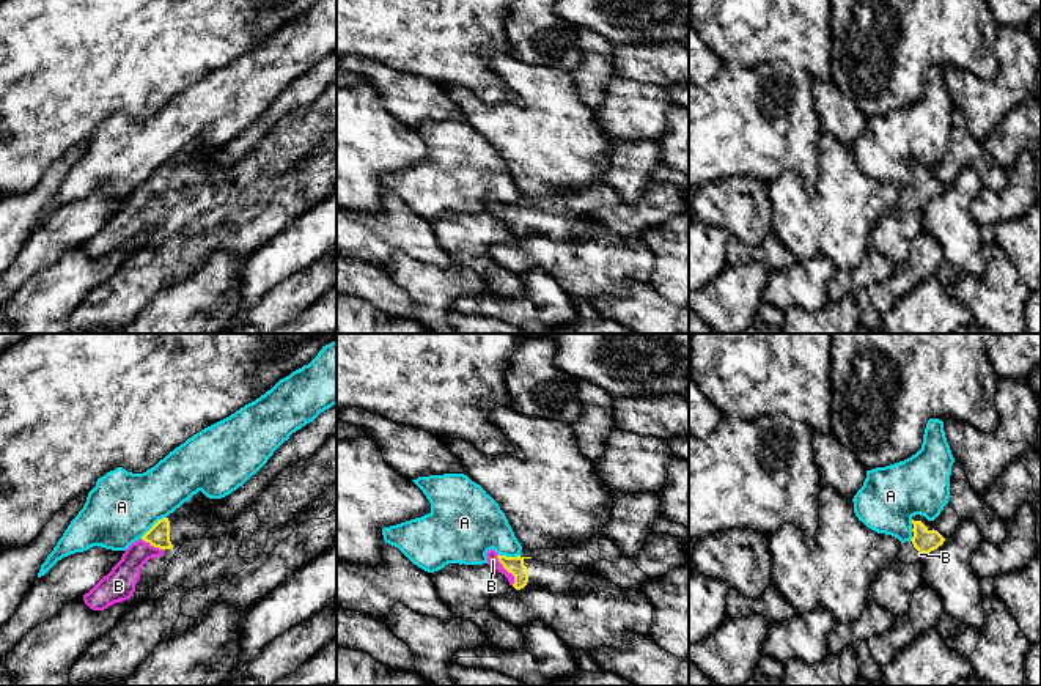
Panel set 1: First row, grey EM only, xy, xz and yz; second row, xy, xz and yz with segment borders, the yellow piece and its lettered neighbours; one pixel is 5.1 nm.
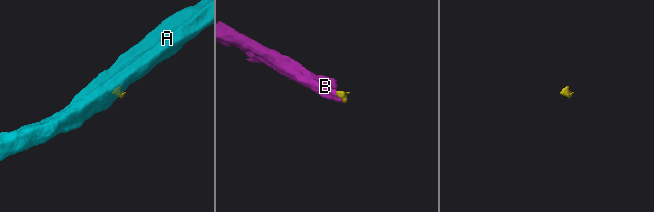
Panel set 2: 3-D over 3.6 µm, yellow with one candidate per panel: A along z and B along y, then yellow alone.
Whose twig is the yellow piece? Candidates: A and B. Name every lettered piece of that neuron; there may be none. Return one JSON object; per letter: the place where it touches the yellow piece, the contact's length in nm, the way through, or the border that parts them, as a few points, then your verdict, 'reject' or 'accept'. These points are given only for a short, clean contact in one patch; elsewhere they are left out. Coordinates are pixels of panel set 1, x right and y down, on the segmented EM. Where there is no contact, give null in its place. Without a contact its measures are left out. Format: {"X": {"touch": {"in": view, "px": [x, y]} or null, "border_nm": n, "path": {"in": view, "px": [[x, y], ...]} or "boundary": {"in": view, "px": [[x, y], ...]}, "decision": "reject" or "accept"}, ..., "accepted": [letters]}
{"A": {"touch": {"in": "xy", "px": [154, 524]}, "border_nm": 170, "boundary": {"in": "xy", "px": [[165, 516], [159, 518], [140, 537]]}, "decision": "reject"}, "B": {"touch": {"in": "xz", "px": [507, 570]}, "border_nm": 180, "path": {"in": "xz", "px": [[514, 565], [507, 570], [492, 560]]}, "decision": "accept"}, "accepted": ["B"]}

